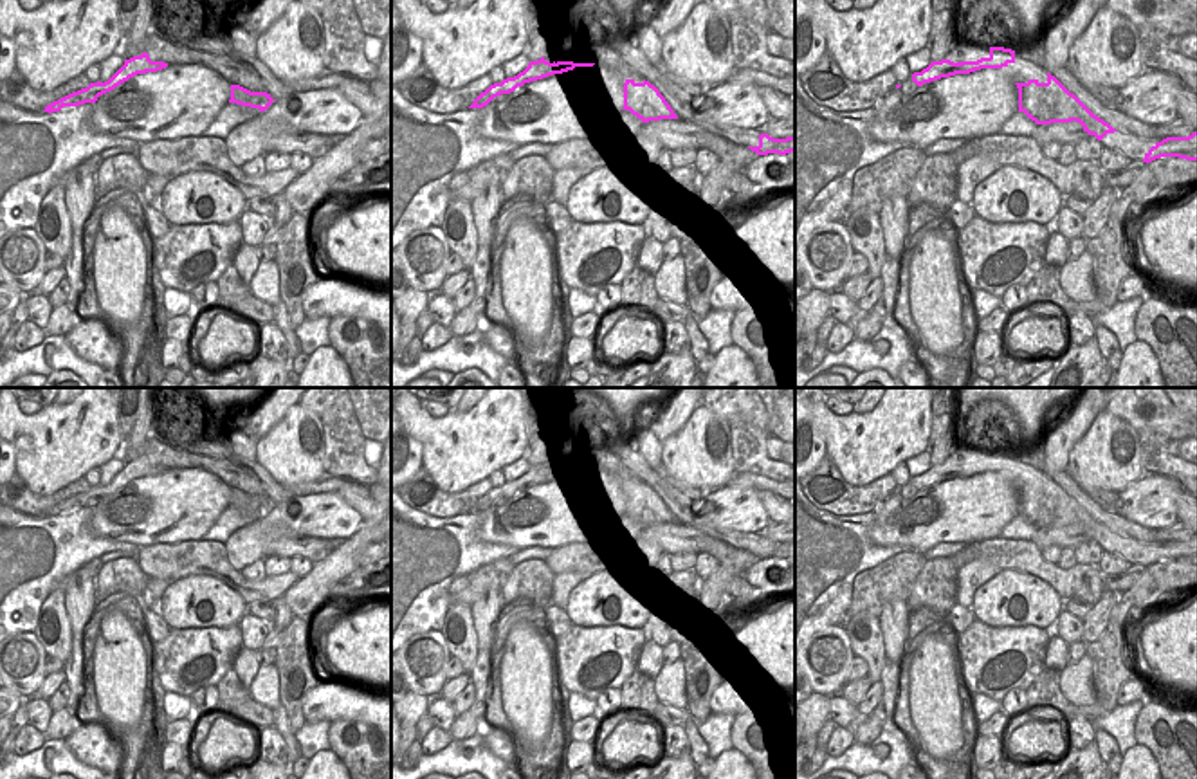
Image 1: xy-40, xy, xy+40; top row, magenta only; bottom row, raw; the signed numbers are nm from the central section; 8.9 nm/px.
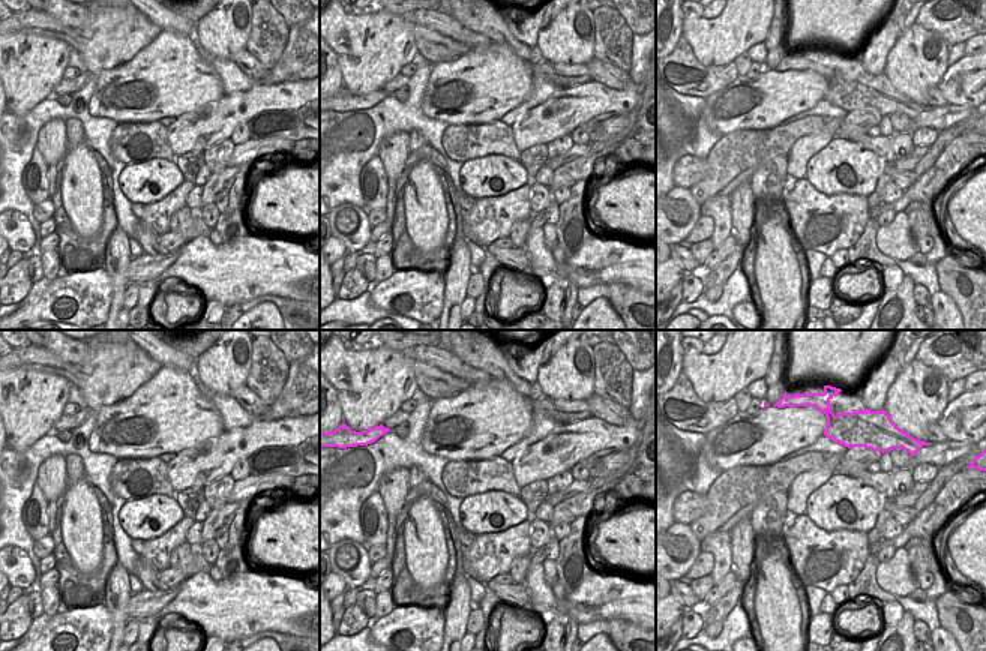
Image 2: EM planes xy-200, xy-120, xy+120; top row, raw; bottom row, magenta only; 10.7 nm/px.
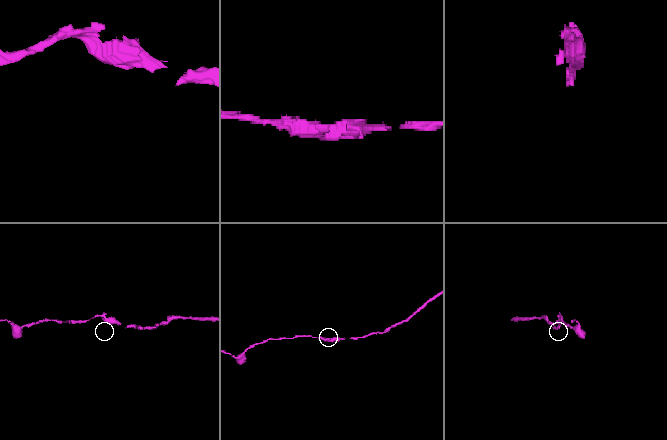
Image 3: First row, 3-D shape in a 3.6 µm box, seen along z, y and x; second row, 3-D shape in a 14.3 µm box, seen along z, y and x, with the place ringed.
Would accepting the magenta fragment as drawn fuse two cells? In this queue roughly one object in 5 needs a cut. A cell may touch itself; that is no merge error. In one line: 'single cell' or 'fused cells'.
single cell

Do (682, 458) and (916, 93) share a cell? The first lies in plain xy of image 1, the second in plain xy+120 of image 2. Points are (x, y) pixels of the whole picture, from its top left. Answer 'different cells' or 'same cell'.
same cell

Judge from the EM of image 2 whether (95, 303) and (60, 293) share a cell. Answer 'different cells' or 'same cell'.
same cell

